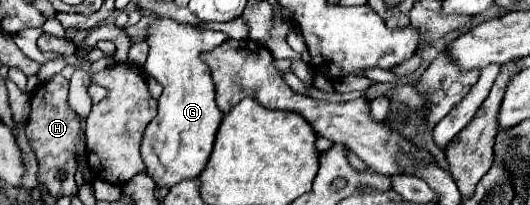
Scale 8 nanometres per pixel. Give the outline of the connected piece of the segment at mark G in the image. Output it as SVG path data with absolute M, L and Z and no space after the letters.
M157 16L147 28L149 56L145 70L163 86L163 94L159 98L159 112L145 130L141 154L147 174L159 188L171 188L181 180L197 178L209 160L223 114L215 104L215 84L201 54L211 52L225 40L227 34L223 32L181 24L169 16Z

